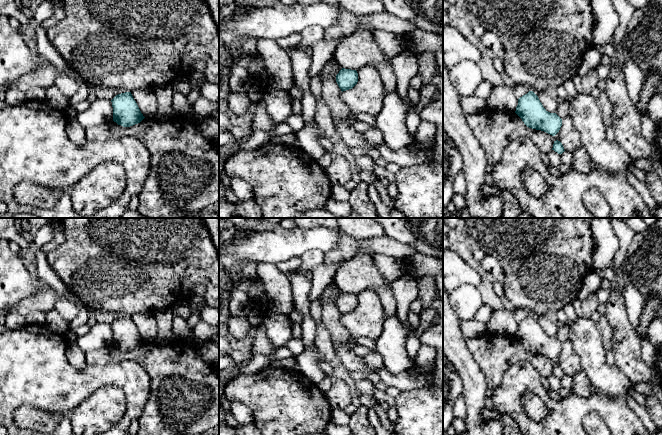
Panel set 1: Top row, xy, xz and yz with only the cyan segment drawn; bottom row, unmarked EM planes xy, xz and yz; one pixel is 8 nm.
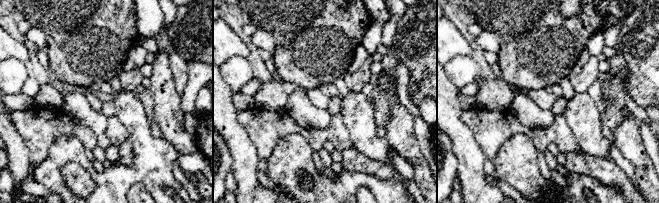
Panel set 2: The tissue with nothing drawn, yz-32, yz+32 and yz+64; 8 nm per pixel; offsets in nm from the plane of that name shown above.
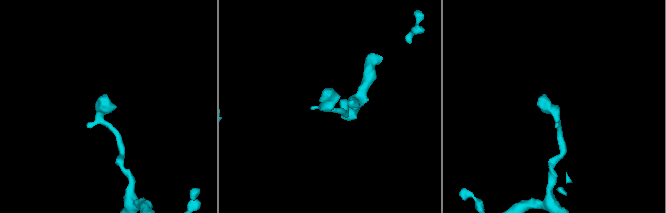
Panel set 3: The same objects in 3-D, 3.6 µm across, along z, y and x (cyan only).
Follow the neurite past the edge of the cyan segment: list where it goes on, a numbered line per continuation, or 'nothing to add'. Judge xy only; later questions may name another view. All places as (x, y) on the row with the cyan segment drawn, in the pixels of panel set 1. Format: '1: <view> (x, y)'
nothing to add

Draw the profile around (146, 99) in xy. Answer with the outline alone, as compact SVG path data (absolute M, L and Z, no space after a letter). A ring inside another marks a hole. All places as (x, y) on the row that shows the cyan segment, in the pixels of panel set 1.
M137 89L131 94L145 118L158 117L157 97L154 89Z

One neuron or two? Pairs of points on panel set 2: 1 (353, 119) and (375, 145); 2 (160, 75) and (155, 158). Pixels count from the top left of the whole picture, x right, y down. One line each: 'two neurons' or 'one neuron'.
1: one neuron
2: two neurons

